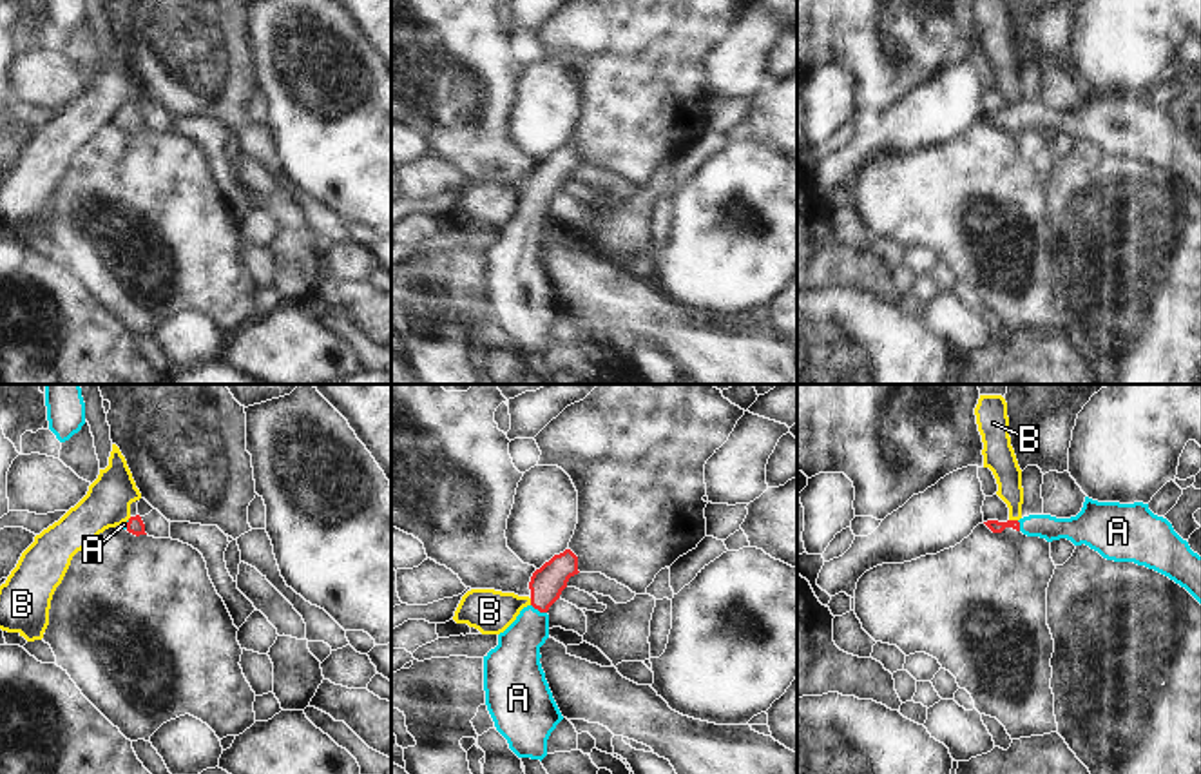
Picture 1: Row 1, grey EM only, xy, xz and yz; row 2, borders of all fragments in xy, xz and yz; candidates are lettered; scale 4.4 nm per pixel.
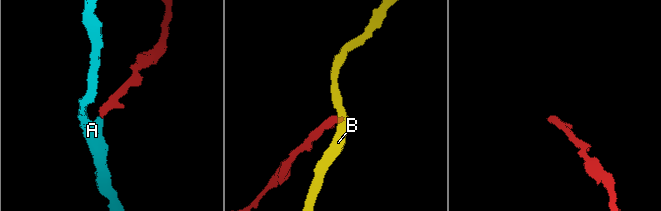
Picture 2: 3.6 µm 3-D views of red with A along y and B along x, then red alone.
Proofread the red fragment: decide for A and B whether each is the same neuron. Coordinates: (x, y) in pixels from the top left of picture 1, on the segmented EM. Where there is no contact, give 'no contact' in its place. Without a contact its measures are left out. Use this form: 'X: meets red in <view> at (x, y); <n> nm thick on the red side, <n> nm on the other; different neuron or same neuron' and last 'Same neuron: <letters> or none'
A: meets red in xz at (538, 609); 150 nm thick on the red side, 220 nm on the other; same neuron
B: meets red in yz at (1013, 521); 60 nm thick on the red side, 120 nm on the other; different neuron
Same neuron: A

